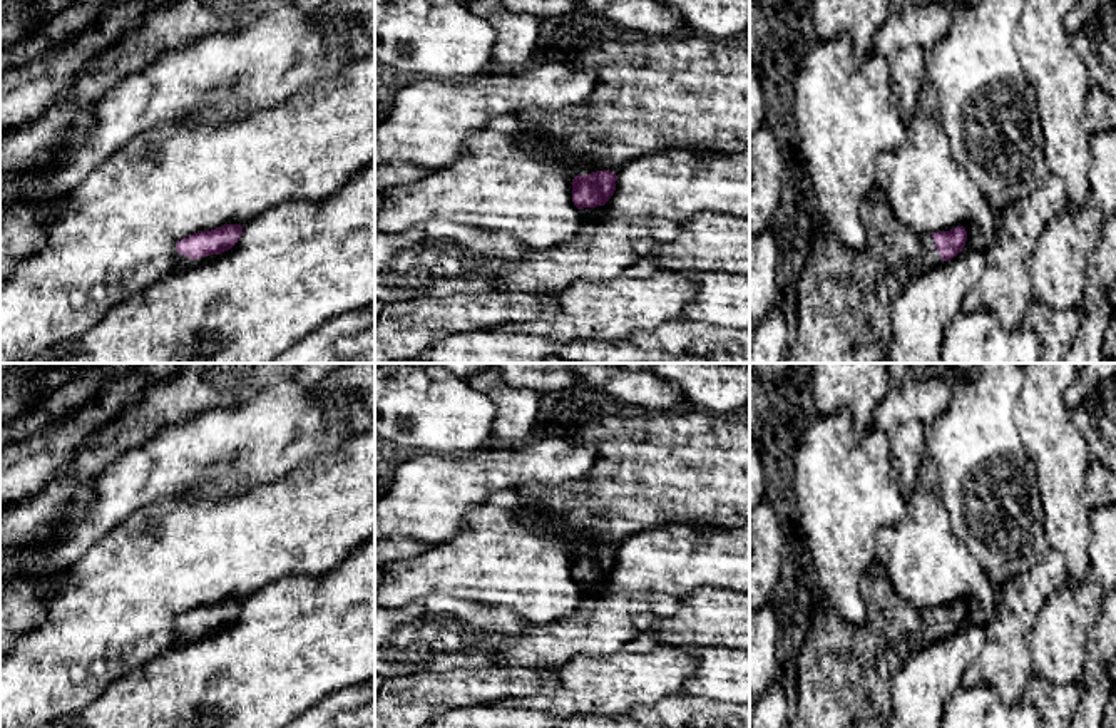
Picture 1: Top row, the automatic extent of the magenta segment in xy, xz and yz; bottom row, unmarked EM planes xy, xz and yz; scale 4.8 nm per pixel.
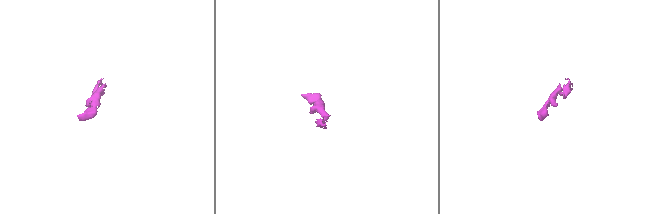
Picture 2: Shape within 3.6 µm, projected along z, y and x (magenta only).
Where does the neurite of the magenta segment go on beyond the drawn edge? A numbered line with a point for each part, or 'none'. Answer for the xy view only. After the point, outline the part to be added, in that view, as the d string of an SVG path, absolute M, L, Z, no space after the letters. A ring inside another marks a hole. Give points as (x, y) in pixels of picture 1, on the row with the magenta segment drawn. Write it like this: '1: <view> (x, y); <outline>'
1: xy (181, 261); M177 253L174 258L174 269L172 271L179 271L179 269L184 269L187 266L214 259L216 256L218 254L209 254L209 256L201 256L199 259L192 259L192 258L187 258L187 256Z

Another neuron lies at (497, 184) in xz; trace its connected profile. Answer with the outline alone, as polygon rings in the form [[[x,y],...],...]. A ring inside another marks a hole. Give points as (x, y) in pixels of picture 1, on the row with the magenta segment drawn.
[[[515,115],[490,119],[467,139],[457,161],[413,184],[380,192],[383,204],[375,228],[397,234],[422,221],[442,218],[480,231],[509,233],[534,251],[554,251],[571,241],[582,224],[581,213],[572,203],[572,179],[601,169],[587,166],[544,134],[530,139],[529,131],[530,126]]]

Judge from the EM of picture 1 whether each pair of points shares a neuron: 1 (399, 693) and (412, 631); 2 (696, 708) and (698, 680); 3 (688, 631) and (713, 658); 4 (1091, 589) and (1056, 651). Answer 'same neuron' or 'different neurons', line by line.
1: different neurons
2: different neurons
3: different neurons
4: same neuron

